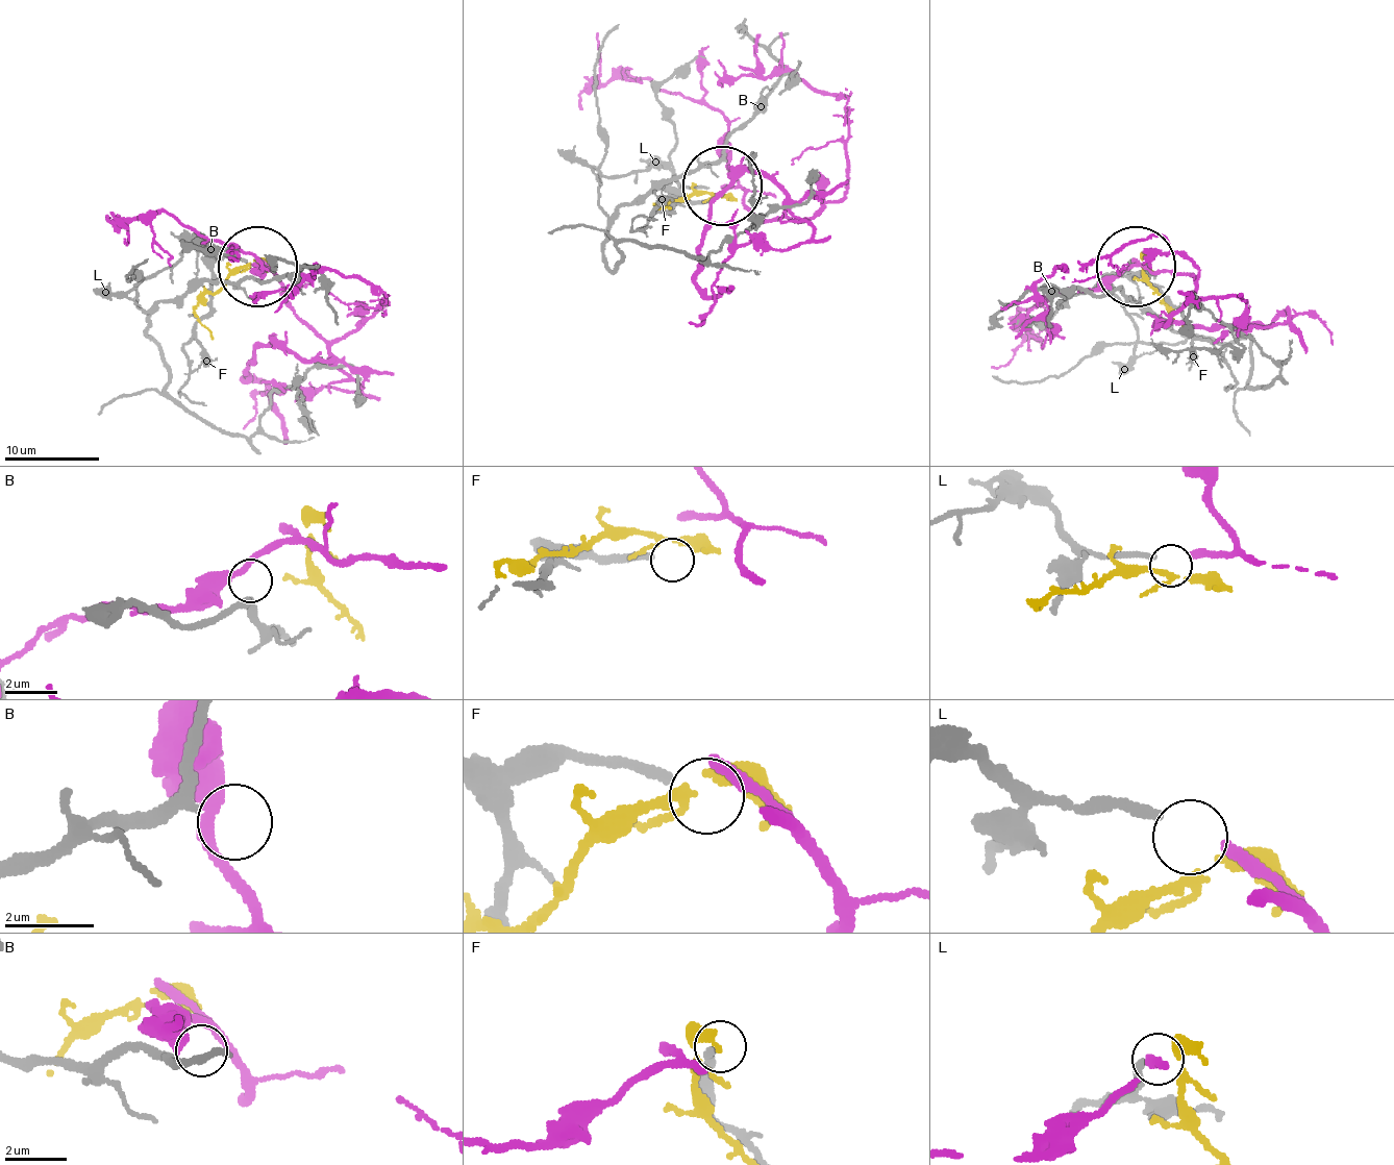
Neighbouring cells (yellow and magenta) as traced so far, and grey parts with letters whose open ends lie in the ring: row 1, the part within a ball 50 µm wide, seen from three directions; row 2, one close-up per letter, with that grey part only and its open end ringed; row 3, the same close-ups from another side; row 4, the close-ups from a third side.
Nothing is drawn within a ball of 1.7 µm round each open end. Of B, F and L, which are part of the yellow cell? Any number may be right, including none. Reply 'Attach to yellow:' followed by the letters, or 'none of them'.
Attach to yellow: none of them

